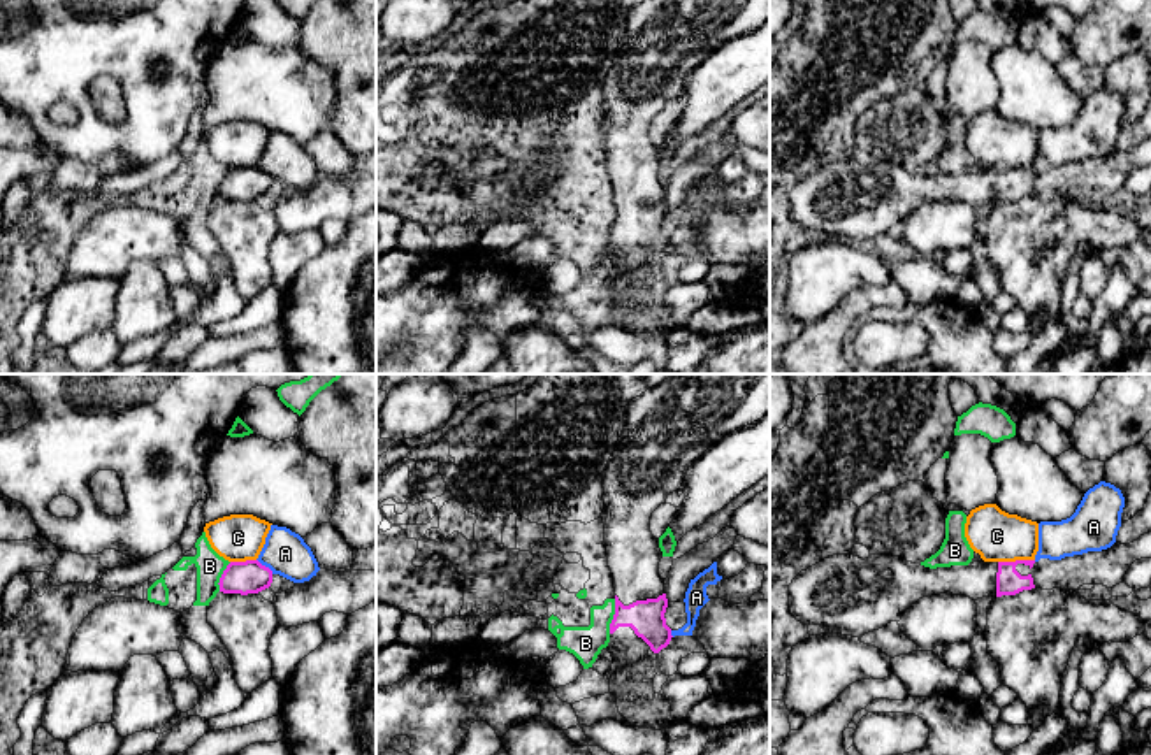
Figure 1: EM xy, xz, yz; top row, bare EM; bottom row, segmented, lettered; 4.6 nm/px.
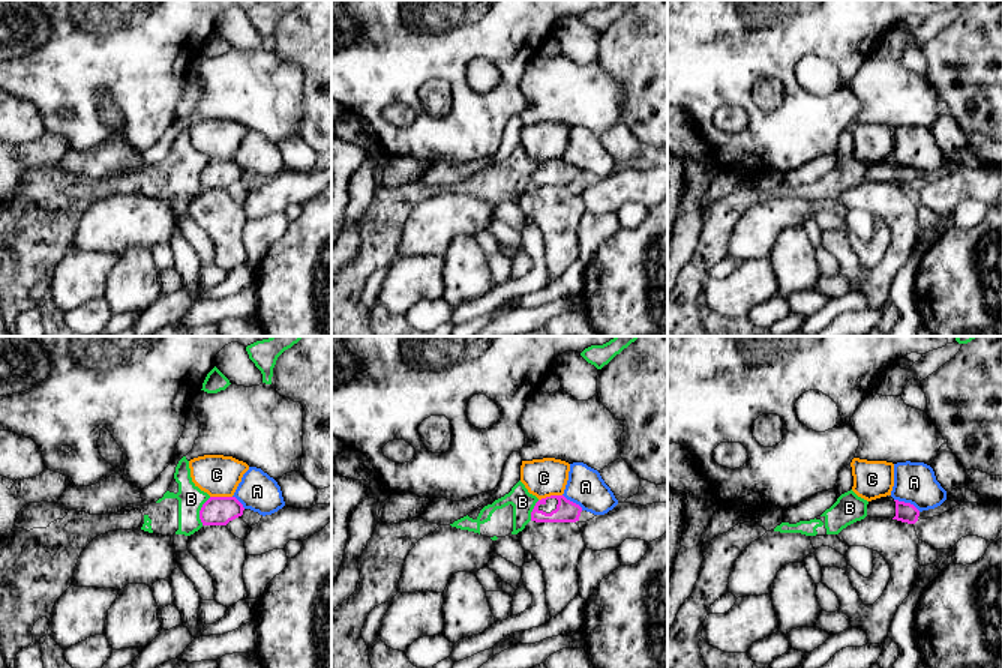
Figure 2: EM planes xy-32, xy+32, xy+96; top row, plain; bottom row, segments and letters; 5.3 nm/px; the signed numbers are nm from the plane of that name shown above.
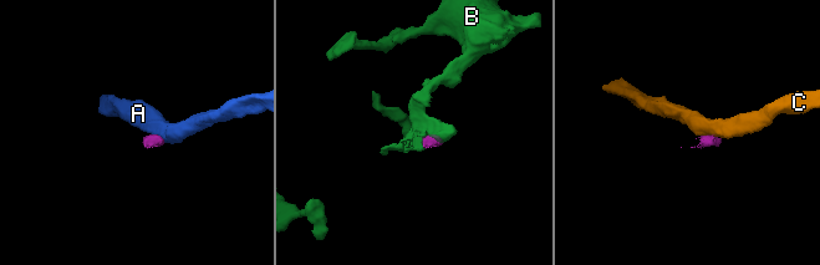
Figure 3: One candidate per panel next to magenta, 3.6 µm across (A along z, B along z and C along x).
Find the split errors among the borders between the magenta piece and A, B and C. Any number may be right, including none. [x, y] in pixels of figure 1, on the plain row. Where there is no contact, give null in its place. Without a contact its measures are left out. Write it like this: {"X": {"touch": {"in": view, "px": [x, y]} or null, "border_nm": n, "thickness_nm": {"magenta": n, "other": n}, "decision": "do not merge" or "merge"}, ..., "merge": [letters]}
{"A": {"touch": {"in": "xy", "px": [264, 172]}, "border_nm": 100, "thickness_nm": {"magenta": 150, "other": 200}, "decision": "do not merge"}, "B": {"touch": {"in": "xz", "px": [614, 223]}, "border_nm": 160, "thickness_nm": {"magenta": 160, "other": 160}, "decision": "do not merge"}, "C": {"touch": {"in": "yz", "px": [1016, 167]}, "border_nm": 170, "thickness_nm": {"magenta": 120, "other": 240}, "decision": "do not merge"}, "merge": []}

